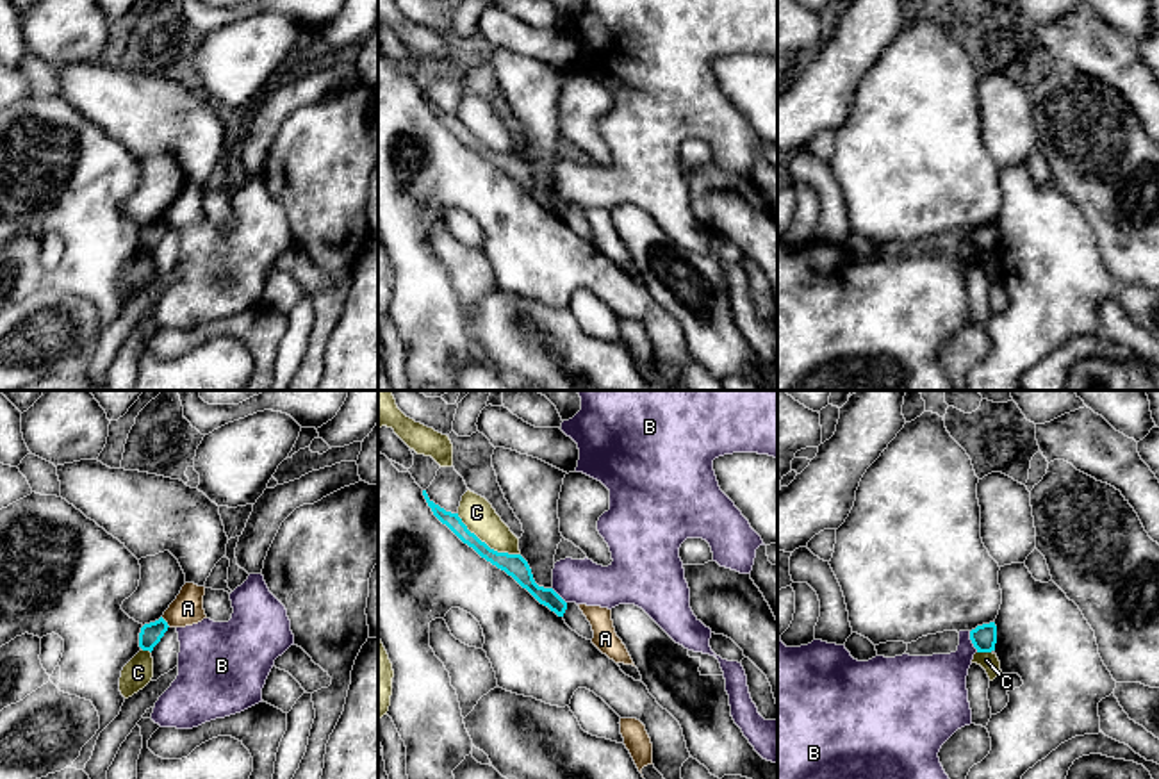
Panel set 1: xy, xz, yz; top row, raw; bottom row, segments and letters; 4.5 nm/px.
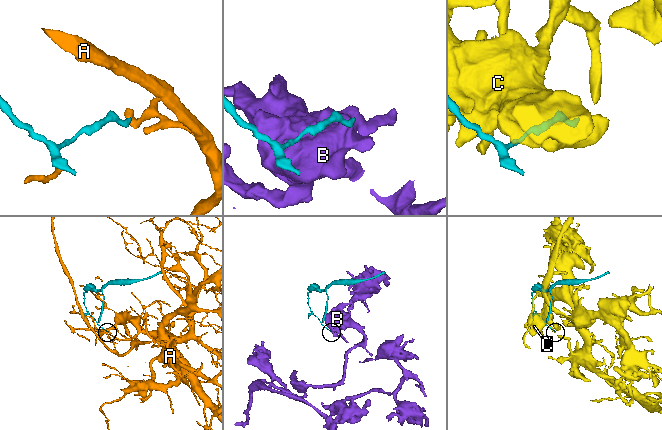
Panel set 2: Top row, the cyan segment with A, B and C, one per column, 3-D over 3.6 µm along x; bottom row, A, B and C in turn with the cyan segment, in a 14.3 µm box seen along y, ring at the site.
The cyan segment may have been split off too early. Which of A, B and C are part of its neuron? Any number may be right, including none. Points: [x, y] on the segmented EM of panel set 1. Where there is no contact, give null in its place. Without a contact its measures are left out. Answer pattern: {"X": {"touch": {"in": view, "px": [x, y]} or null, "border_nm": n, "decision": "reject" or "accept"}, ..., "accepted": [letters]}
{"A": {"touch": {"in": "xy", "px": [166, 623]}, "border_nm": 60, "decision": "reject"}, "B": {"touch": {"in": "yz", "px": [972, 642]}, "border_nm": 100, "decision": "reject"}, "C": {"touch": {"in": "xz", "px": [485, 544]}, "border_nm": 340, "decision": "reject"}, "accepted": []}

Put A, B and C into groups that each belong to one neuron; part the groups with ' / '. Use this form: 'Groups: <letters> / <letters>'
Groups: A / B / C

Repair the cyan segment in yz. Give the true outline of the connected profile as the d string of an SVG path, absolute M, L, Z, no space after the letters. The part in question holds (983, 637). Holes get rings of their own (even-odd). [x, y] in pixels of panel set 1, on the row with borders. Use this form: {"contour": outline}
{"contour": "M995 622L977 626L970 631L970 640L977 652L991 652L997 644L997 626Z"}

